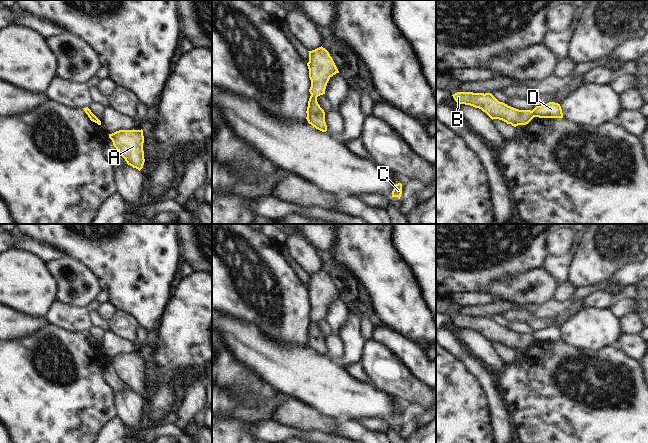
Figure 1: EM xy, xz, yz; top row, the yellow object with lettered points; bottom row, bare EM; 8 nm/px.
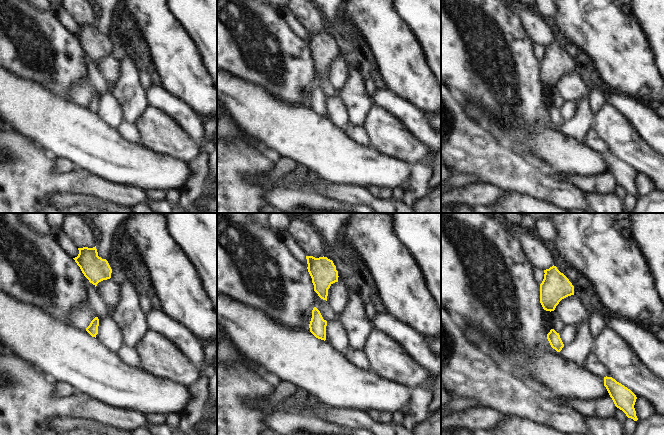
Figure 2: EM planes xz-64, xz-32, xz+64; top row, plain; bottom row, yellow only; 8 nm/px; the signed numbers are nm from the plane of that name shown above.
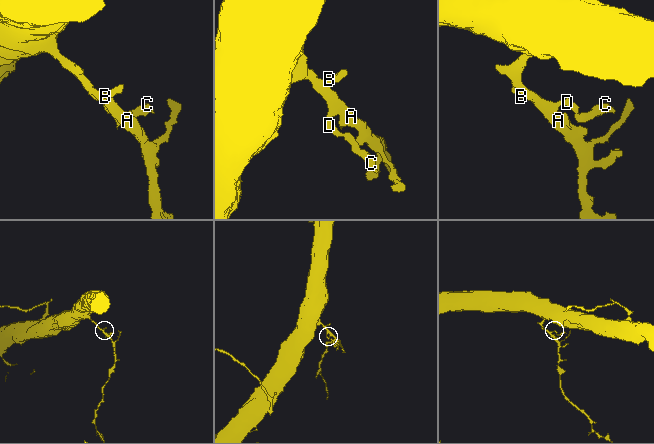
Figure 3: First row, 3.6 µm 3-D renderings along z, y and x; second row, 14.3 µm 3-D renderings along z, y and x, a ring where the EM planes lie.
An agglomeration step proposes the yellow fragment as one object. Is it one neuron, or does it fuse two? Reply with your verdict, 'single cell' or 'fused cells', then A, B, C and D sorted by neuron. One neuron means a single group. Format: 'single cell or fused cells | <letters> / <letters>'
fused cells | A B / C D

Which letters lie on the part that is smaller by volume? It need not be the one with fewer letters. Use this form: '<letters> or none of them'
C, D

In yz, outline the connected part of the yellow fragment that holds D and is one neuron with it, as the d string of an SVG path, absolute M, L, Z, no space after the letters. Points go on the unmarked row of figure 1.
M549 326L541 330L536 330L532 336L535 341L539 342L563 342L561 330L555 326Z

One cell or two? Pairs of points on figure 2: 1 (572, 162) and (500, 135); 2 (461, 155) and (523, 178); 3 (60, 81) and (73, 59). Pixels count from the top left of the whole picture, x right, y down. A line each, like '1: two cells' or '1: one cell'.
1: one cell
2: one cell
3: one cell

